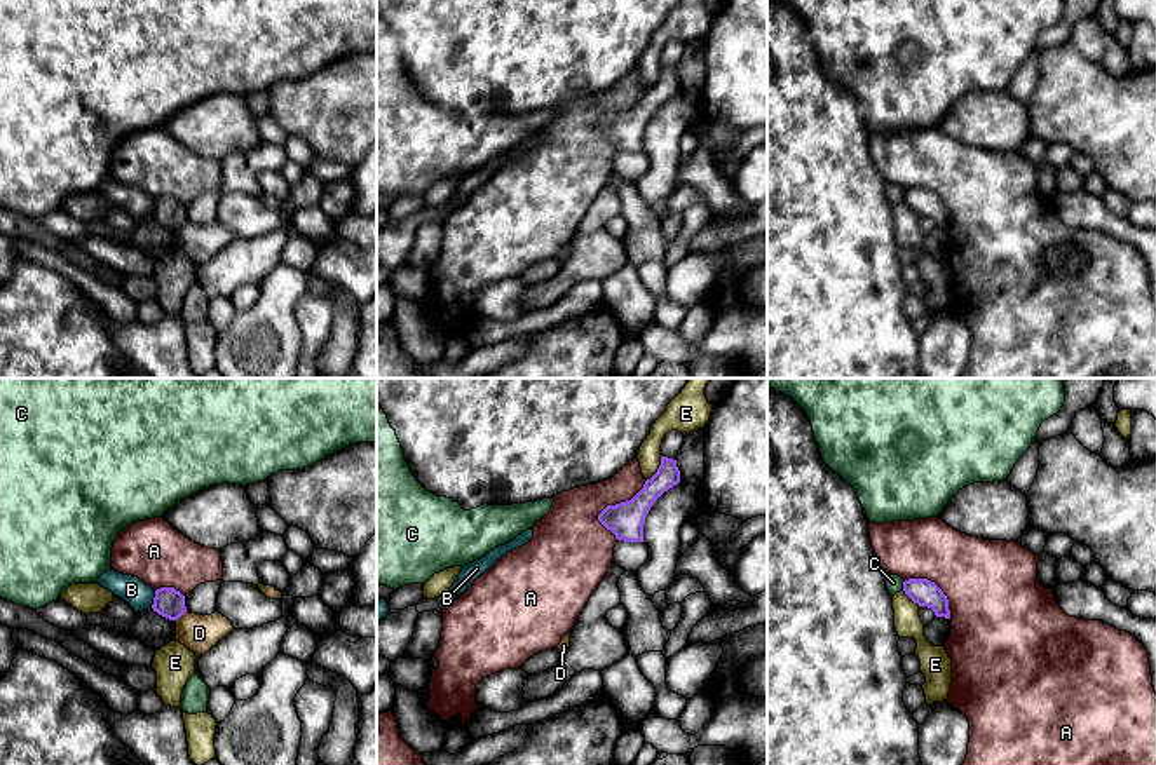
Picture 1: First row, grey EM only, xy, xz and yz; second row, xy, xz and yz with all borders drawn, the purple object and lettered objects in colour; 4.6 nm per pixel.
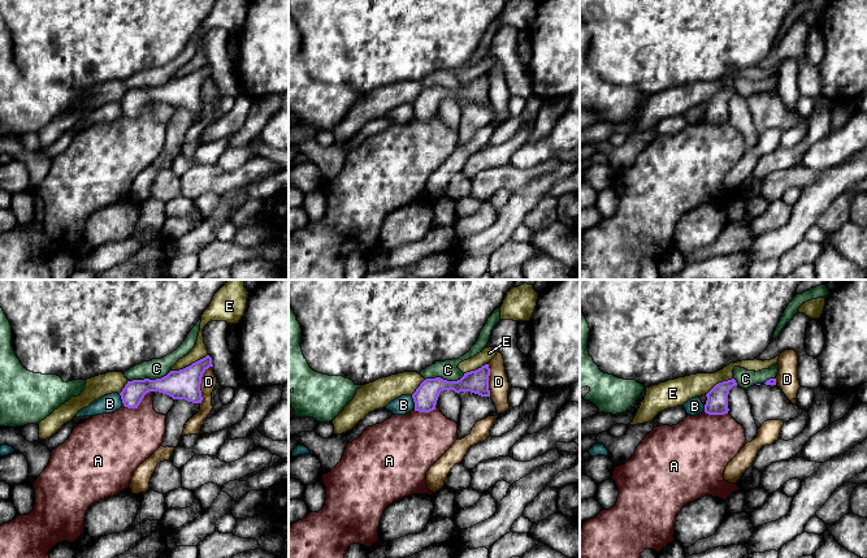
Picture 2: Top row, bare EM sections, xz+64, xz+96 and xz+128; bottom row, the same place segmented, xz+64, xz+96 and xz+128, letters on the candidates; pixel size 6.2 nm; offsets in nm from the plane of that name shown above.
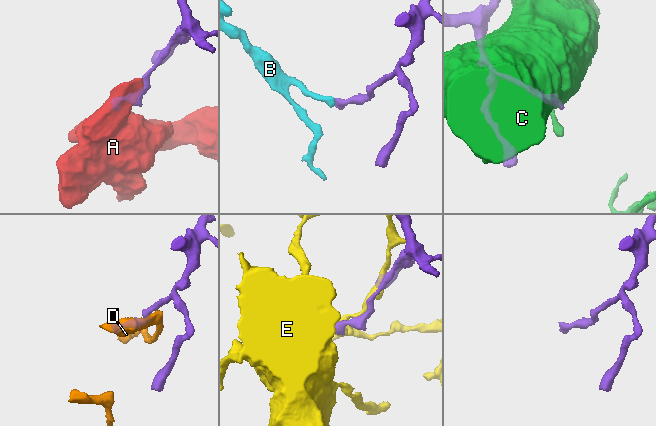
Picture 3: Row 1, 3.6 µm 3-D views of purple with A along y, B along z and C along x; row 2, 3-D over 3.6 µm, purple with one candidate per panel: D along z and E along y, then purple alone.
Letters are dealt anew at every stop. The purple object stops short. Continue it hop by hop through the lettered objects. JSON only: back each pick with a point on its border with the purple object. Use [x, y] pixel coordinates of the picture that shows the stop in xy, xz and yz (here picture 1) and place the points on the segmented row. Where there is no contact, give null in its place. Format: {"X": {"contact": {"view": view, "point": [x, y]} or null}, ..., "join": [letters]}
{"join": []}

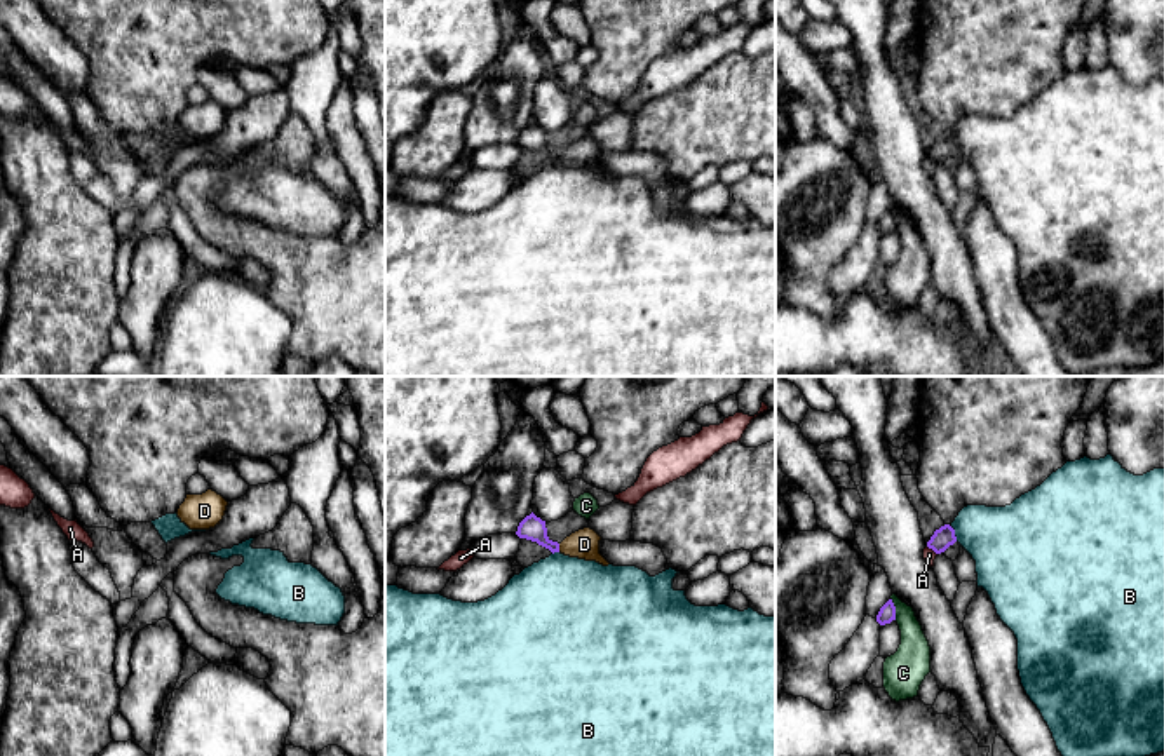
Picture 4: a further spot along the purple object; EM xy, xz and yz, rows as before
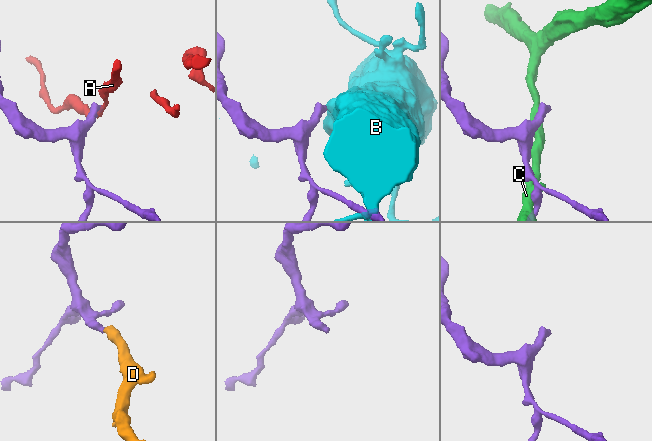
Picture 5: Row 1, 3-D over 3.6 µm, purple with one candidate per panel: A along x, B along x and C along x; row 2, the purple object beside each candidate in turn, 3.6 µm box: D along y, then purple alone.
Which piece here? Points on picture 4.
{"D": {"contact": {"view": "xz", "point": [558, 547]}}, "join": ["D"]}

